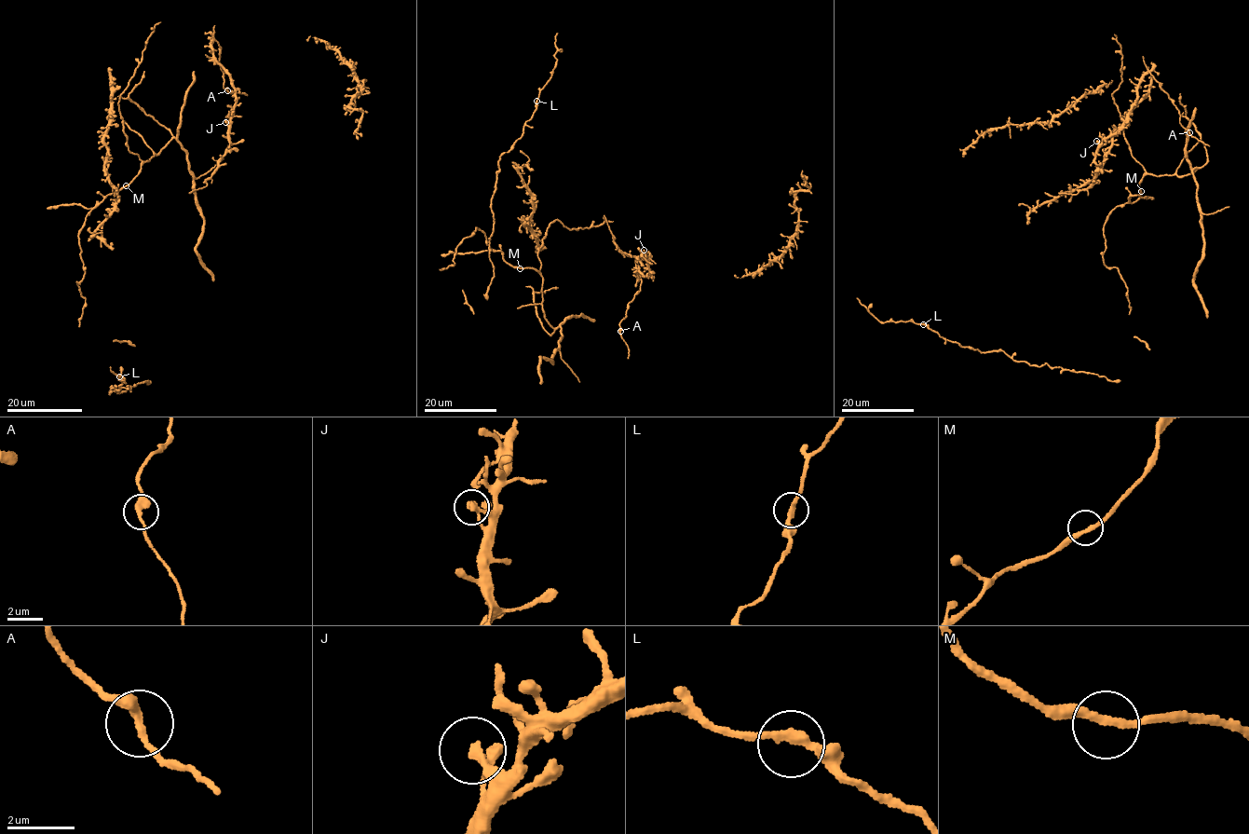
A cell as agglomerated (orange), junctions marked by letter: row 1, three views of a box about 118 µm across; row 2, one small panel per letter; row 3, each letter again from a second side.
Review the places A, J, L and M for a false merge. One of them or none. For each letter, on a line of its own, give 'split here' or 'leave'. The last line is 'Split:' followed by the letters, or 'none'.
A: leave
J: leave
L: leave
M: leave
Split: none

